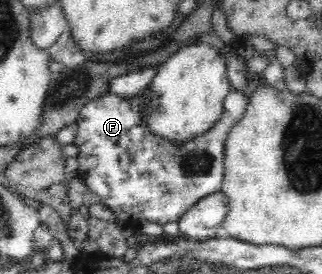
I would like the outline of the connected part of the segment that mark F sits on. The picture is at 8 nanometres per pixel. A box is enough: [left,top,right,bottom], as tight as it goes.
[75,90,248,225]

